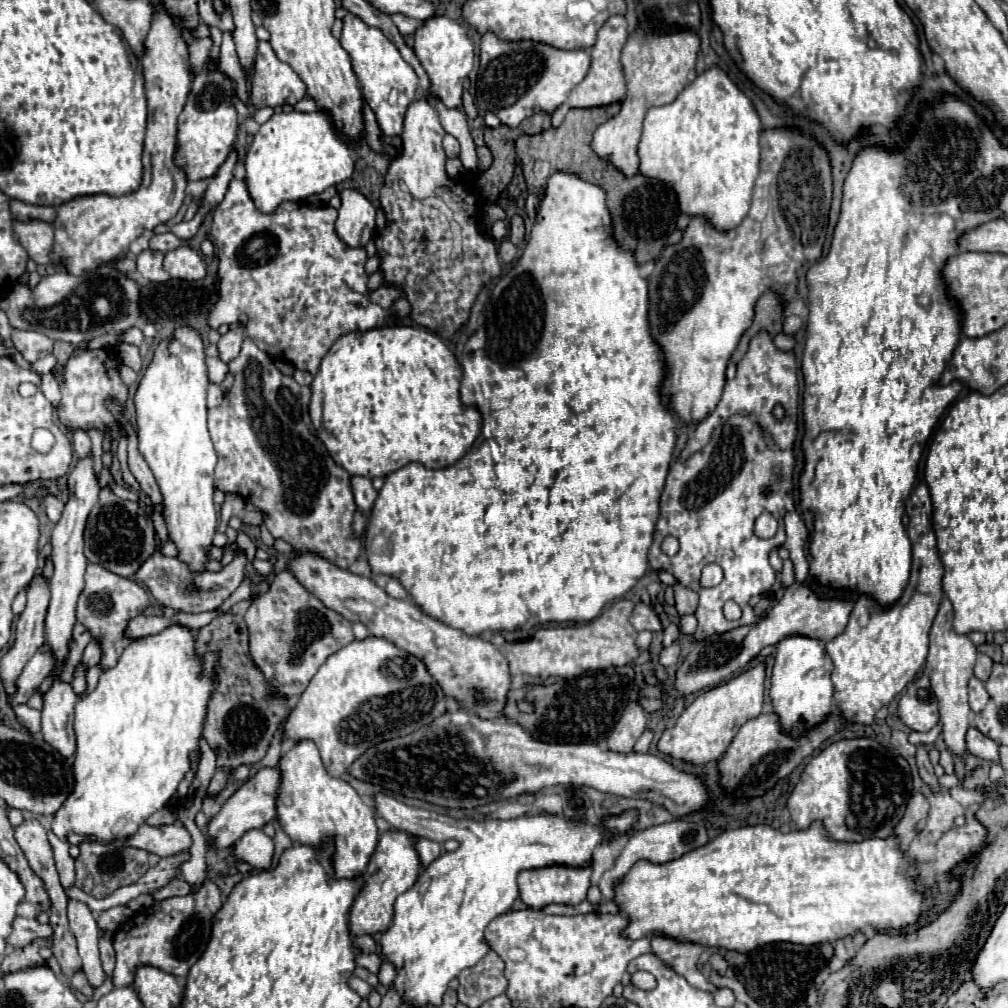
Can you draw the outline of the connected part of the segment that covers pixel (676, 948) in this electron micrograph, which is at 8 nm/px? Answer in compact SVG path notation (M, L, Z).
M658 934L652 936L650 944L652 944L652 954L660 956L660 960L664 960L664 964L668 964L668 968L672 968L674 972L680 972L688 980L688 984L700 990L708 990L708 992L718 990L696 968L698 956L706 950L704 946L698 946L692 942L676 942Z

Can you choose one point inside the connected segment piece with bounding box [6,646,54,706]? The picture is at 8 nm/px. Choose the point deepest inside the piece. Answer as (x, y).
(40, 664)

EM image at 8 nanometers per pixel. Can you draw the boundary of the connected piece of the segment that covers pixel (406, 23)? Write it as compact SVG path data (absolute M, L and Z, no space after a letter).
M394 14L392 16L392 22L398 26L398 30L400 30L402 36L414 34L416 28L420 28L420 24L424 24L424 20L412 20L412 18L404 16L404 14Z

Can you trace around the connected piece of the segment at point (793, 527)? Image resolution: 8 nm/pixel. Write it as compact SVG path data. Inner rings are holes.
M788 512L784 516L786 522L786 542L782 544L790 552L790 560L794 562L794 578L796 580L808 580L808 560L806 560L806 540L808 540L808 528L802 522L798 512Z

